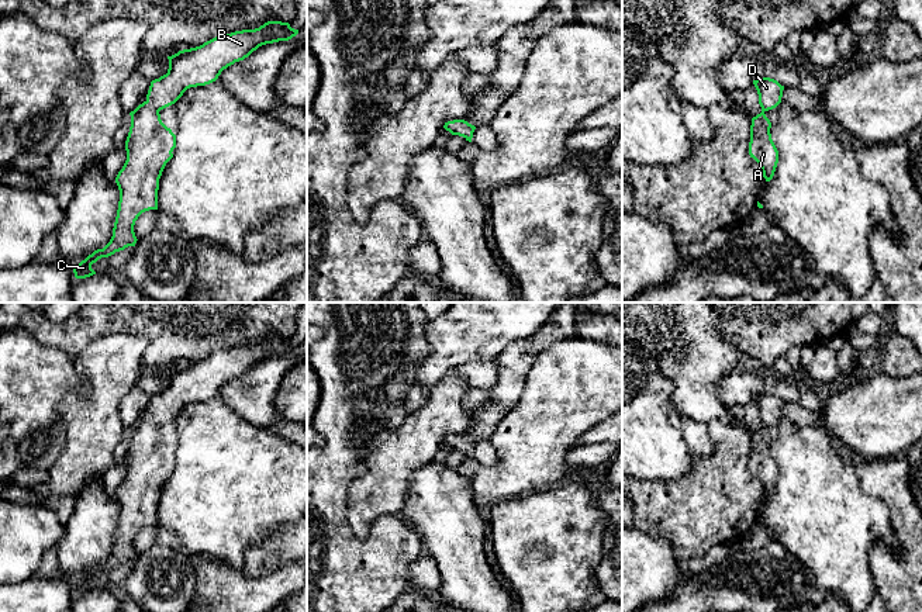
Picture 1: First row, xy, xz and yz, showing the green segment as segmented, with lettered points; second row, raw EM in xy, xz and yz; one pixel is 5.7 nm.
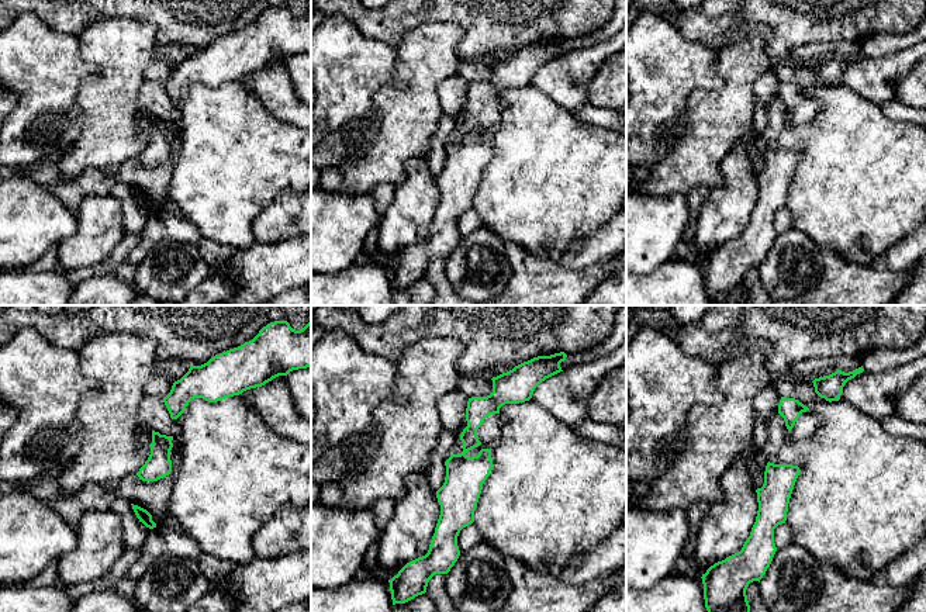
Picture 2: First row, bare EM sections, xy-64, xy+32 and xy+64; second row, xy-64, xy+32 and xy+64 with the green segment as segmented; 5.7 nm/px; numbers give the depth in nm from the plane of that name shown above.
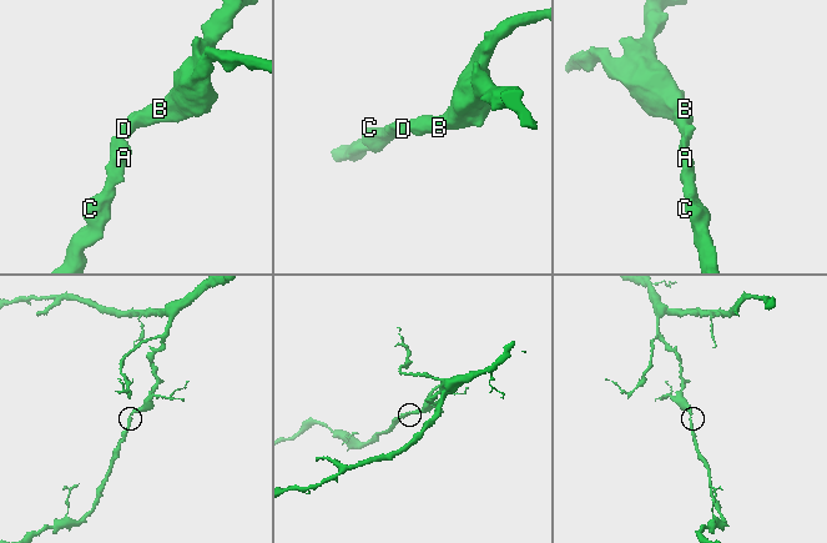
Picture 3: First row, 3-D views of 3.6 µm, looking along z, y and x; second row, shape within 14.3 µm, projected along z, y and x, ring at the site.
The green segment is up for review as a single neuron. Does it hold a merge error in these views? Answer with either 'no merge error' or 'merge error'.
no merge error

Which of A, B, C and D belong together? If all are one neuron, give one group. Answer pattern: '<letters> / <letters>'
A B C D

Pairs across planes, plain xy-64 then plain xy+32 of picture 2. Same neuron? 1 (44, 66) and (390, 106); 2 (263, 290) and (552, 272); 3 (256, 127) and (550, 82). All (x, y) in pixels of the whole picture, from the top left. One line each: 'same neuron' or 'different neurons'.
1: different neurons
2: same neuron
3: different neurons

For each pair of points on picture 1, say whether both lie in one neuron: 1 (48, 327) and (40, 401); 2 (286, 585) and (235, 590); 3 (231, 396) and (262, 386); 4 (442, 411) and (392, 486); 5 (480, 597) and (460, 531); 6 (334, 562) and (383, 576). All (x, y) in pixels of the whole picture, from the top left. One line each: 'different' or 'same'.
1: different
2: same
3: same
4: same
5: same
6: same

